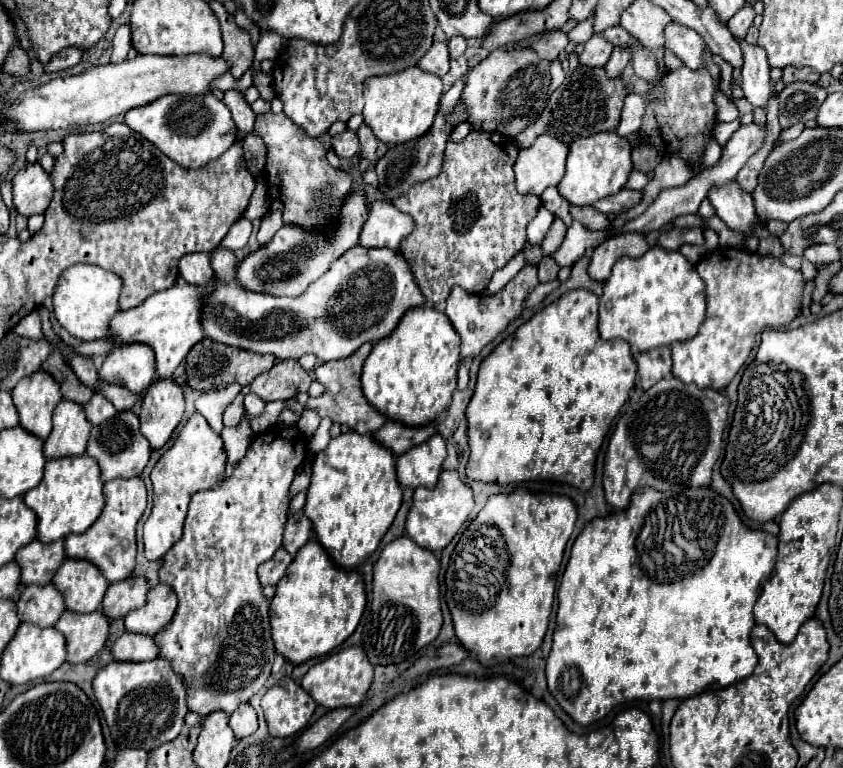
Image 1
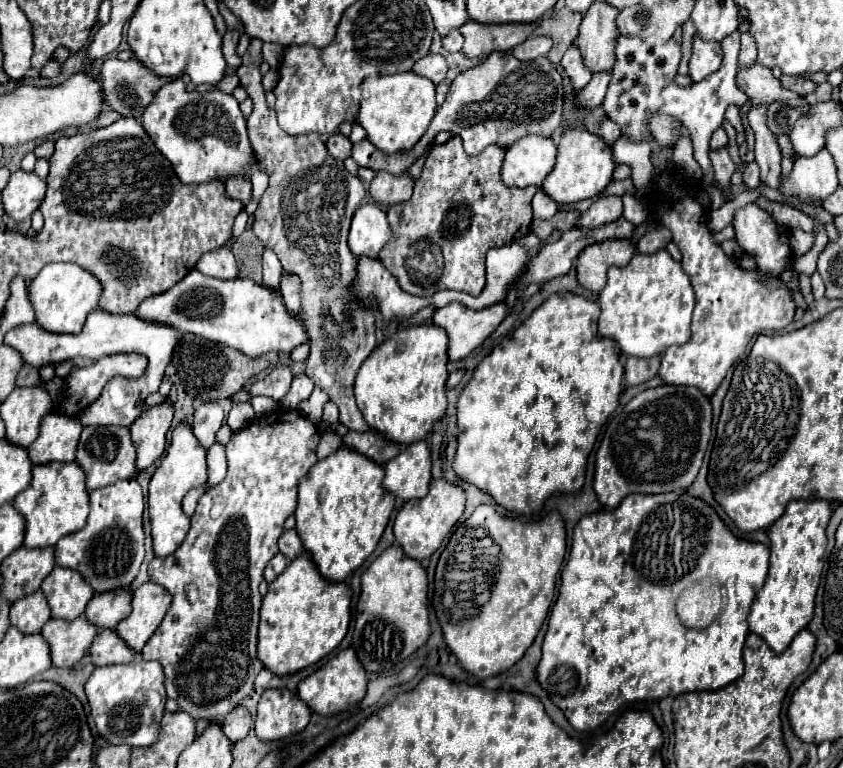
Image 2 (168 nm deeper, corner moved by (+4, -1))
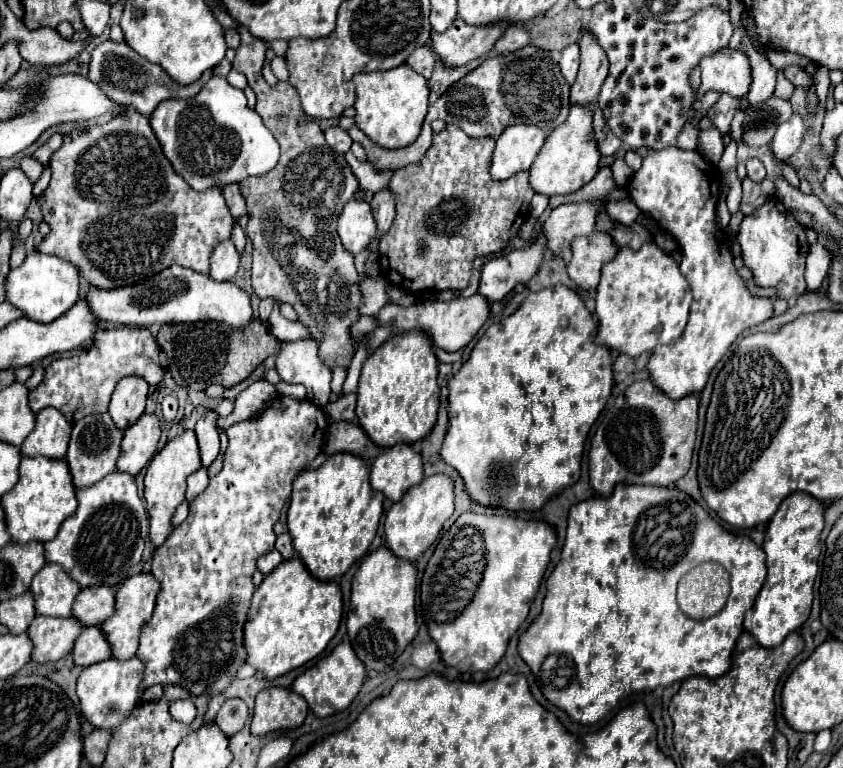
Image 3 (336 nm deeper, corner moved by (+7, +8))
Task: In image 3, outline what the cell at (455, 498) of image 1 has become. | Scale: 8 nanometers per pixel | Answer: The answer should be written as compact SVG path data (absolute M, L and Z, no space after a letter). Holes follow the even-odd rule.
M434 474L430 478L424 478L418 486L410 488L404 498L386 512L384 520L384 534L386 534L386 546L392 550L394 556L414 562L440 534L444 522L454 512L454 488L452 480L446 474Z

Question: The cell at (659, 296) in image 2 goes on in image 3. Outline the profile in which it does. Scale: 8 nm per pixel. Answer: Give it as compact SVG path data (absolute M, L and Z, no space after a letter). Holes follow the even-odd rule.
M654 242L644 244L636 252L630 248L620 248L614 260L602 266L602 280L596 290L596 316L598 316L596 344L600 340L602 346L628 354L632 358L640 356L642 352L652 352L658 344L670 344L678 340L686 328L690 302L692 302L690 286L682 276L678 262L670 254L660 250Z

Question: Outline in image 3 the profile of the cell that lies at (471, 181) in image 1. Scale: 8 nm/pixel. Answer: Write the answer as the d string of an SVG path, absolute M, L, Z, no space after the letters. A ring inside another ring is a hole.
M446 126L442 132L436 132L432 138L432 146L428 148L424 160L420 164L410 164L406 168L400 168L392 174L388 190L396 196L396 218L394 224L390 228L390 232L380 240L380 272L382 276L392 282L394 286L406 290L406 292L422 292L422 290L446 290L446 288L454 288L454 290L464 290L468 286L470 280L470 272L472 272L472 262L482 256L482 254L490 254L490 252L500 252L506 248L506 244L510 242L512 236L518 234L520 226L522 226L522 218L528 216L530 210L530 200L534 196L530 184L528 184L528 172L518 172L514 178L506 180L506 182L496 182L490 178L490 156L492 156L492 148L494 148L494 138L470 138L466 136L460 128L456 126Z

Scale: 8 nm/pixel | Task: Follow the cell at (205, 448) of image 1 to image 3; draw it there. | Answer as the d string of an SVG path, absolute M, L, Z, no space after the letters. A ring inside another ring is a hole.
M192 430L182 432L180 436L172 438L150 462L148 470L146 470L146 478L144 478L144 498L146 498L146 508L150 514L150 540L154 546L162 546L166 536L170 536L172 526L170 526L170 518L174 514L174 510L184 502L184 494L186 494L186 478L196 472L200 468L200 452L198 452L198 444L196 444L196 434Z

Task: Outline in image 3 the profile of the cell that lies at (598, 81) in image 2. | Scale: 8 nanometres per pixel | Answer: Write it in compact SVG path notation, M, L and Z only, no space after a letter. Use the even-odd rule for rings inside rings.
M570 106L570 114L560 128L556 128L540 148L536 160L530 168L530 188L536 194L556 196L556 194L570 194L580 190L588 184L598 172L600 152L592 132L592 112L588 106Z

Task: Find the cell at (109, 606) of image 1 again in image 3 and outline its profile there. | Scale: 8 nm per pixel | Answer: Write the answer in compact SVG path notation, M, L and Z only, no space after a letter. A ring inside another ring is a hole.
M84 588L74 600L72 616L82 626L100 626L114 612L114 588Z

